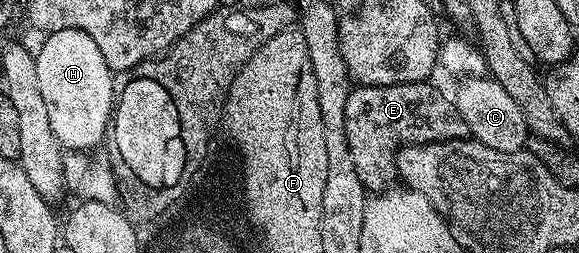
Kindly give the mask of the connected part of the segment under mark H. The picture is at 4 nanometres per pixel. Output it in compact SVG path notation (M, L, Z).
M64 28L63 31L55 31L48 34L42 41L44 41L39 49L36 50L36 75L38 76L39 93L43 98L43 103L46 104L47 115L50 118L51 129L56 135L58 144L61 145L62 150L65 151L93 151L93 148L100 143L101 139L106 138L109 124L112 118L112 73L107 67L106 59L102 51L97 47L95 41L91 39L86 32L79 31L75 28Z

